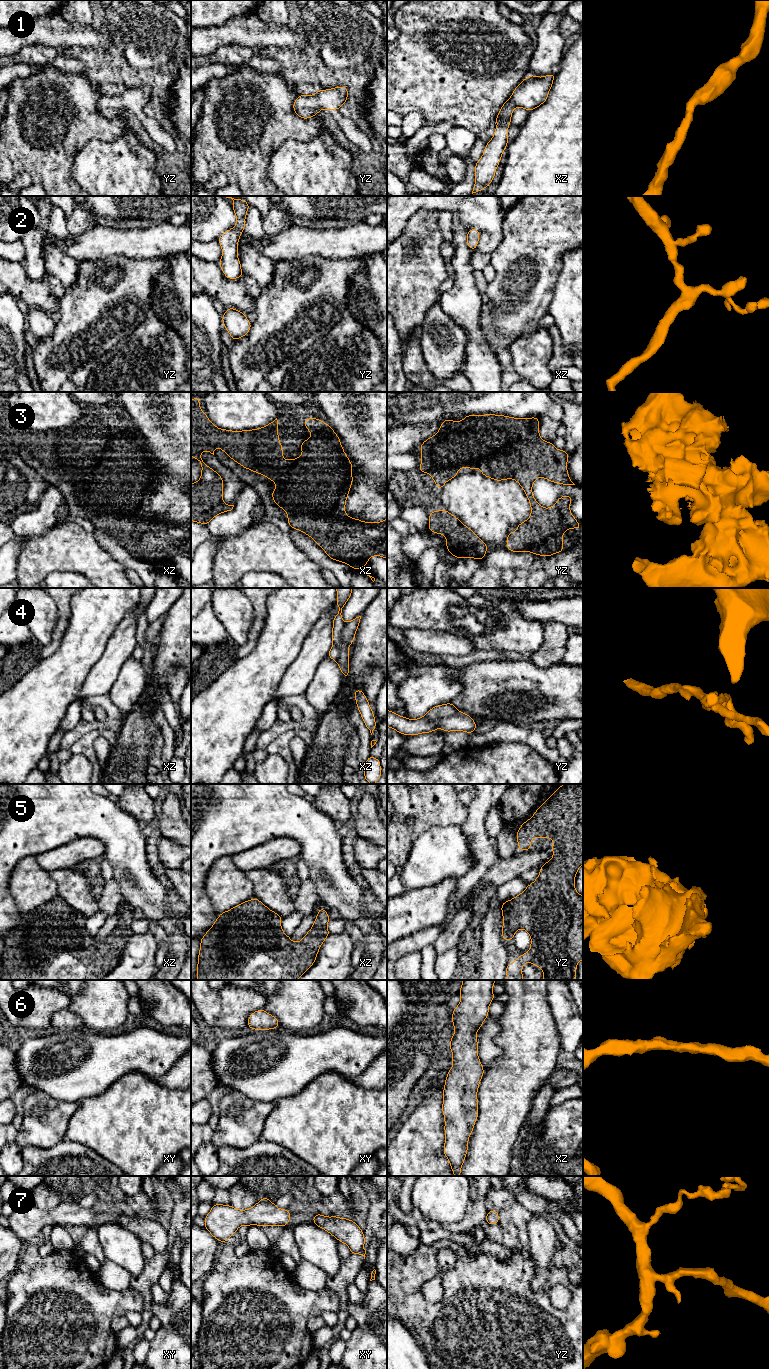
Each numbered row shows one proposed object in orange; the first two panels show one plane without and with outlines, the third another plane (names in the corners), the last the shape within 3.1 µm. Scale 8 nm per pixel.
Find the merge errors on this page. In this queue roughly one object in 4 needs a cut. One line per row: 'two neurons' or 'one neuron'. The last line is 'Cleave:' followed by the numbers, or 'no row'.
1: one neuron
2: one neuron
3: one neuron
4: one neuron
5: one neuron
6: one neuron
7: one neuron
Cleave: no row

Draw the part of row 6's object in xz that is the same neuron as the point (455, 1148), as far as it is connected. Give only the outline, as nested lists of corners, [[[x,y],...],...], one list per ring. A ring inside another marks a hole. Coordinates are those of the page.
[[[463,980],[461,1001],[453,1009],[454,1035],[450,1039],[453,1067],[447,1072],[442,1112],[445,1120],[444,1155],[454,1176],[460,1176],[468,1140],[478,1118],[477,1091],[484,1074],[476,1034],[489,1016],[495,980]]]

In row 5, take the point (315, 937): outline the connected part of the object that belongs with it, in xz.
[[[253,898],[220,913],[212,927],[201,938],[198,954],[198,980],[297,980],[315,962],[318,951],[330,934],[327,924],[330,918],[322,907],[314,924],[299,942],[292,942],[281,928],[282,917],[271,911],[259,899]]]

